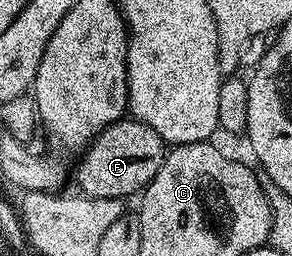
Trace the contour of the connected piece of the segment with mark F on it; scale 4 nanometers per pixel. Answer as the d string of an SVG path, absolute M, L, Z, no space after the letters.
M134 119L114 121L92 139L91 144L78 158L79 166L76 169L74 166L73 181L79 184L78 192L84 197L134 198L142 194L153 175L157 175L161 163L167 158L167 150L168 146L161 139L161 135L153 131L153 127Z

